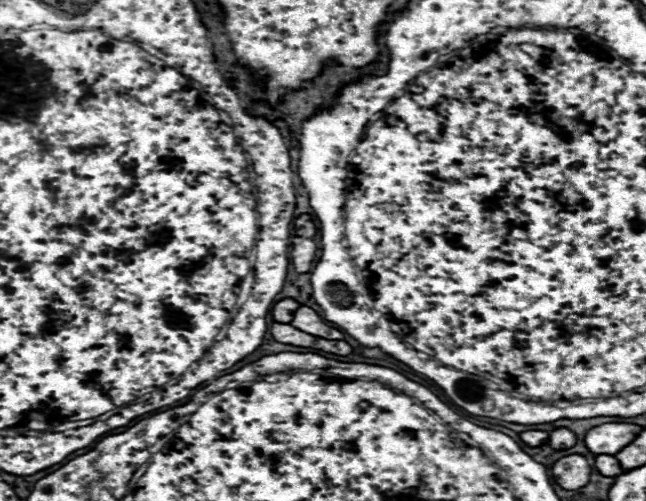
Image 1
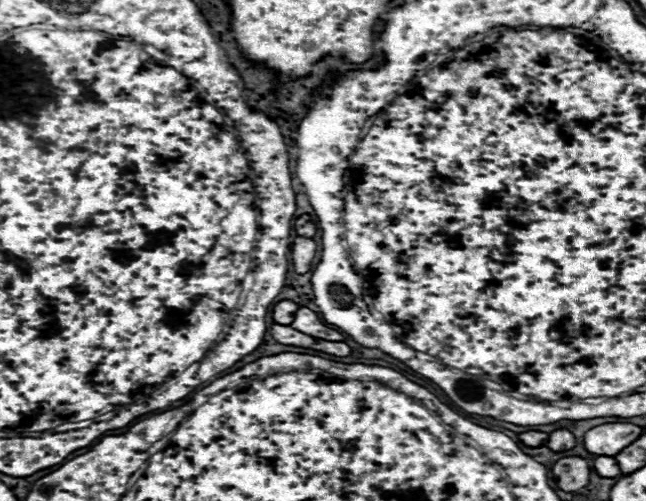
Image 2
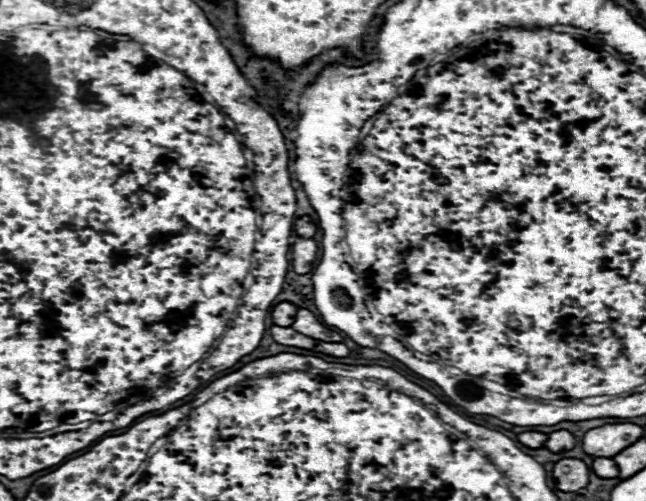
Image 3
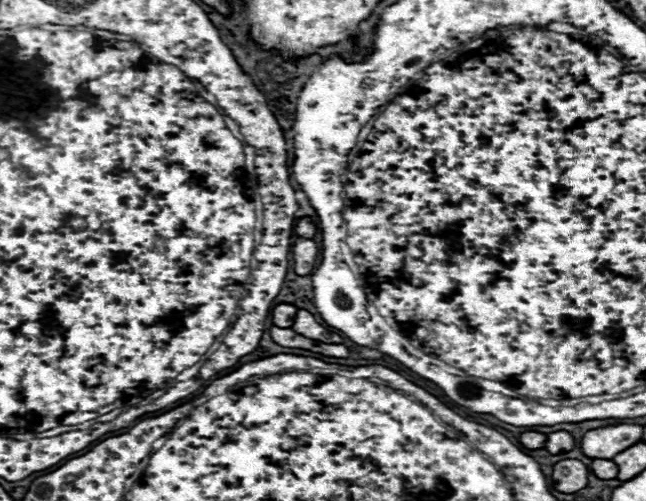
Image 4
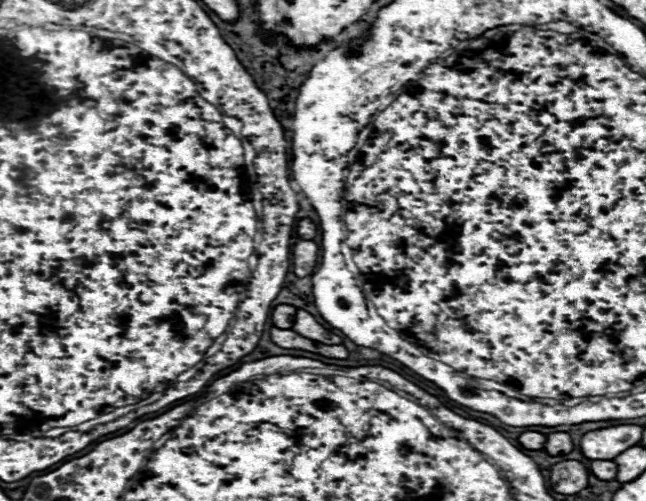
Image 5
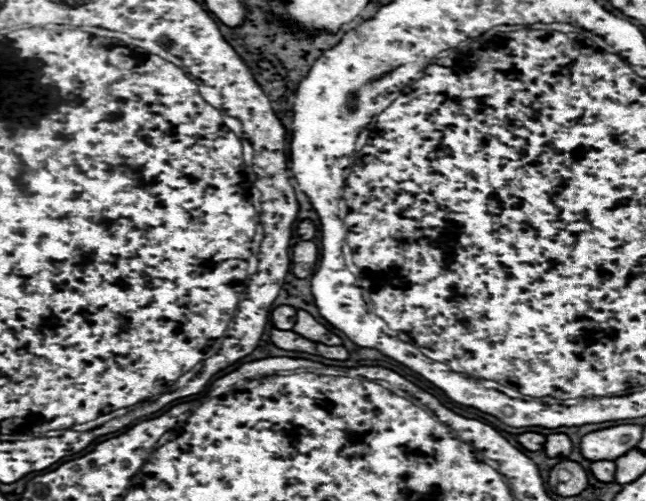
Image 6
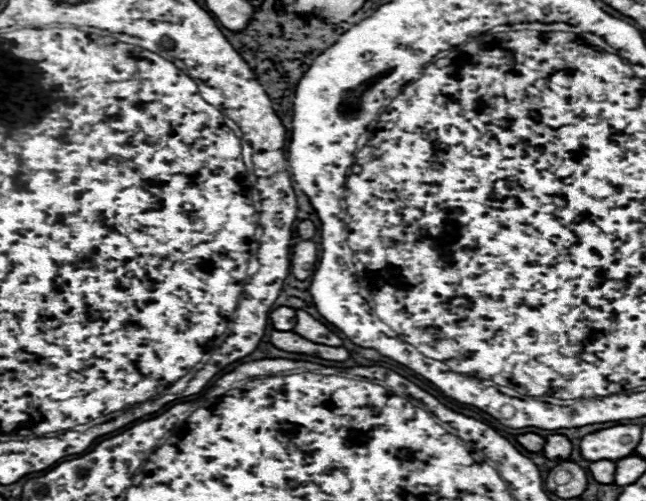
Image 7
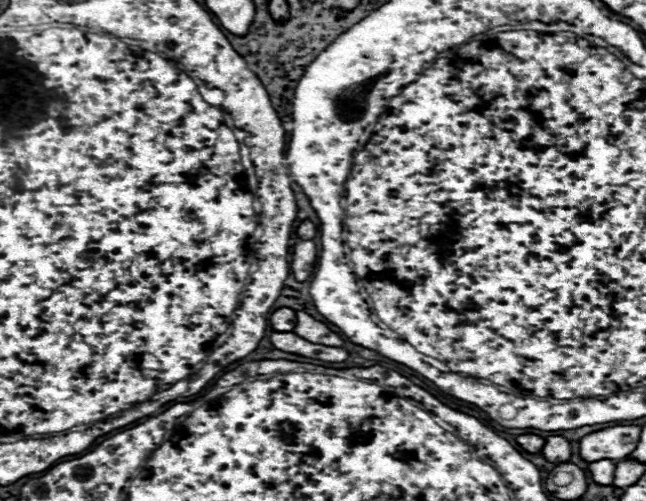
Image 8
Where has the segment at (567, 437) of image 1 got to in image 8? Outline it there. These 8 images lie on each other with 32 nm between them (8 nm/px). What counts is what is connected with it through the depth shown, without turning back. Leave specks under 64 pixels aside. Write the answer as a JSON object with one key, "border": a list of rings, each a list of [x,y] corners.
{"border":[[[548,436],[542,448],[542,456],[550,462],[568,462],[570,460],[570,442],[564,436]]]}

